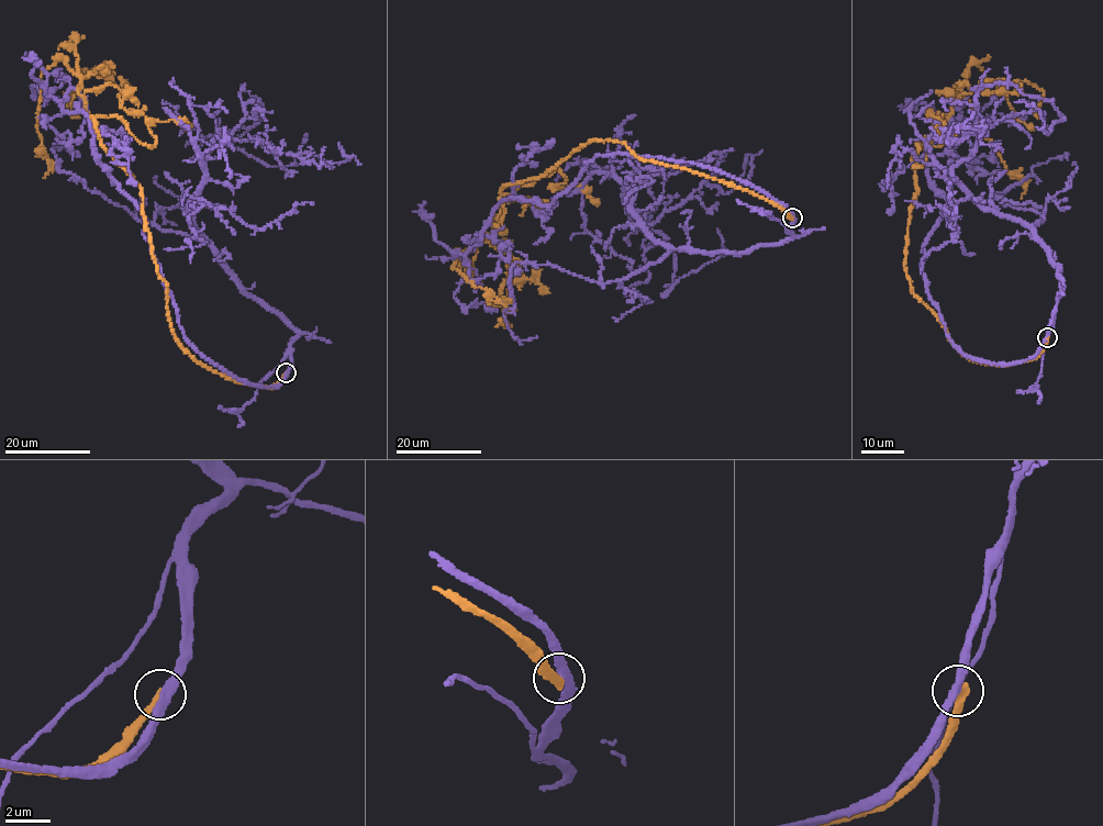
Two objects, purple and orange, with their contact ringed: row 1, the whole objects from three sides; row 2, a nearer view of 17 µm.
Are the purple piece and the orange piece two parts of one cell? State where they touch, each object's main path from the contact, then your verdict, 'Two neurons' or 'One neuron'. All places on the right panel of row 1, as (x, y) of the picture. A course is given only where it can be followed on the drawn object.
Place: (1047, 337). Course of purple: (1047, 337), (1059, 269), (951, 172), (990, 127), (984, 86), (1062, 120), (1048, 133), (1014, 101). Course of orange: (1047, 337), (1031, 359), (968, 358), (906, 274), (913, 155), (946, 137), (958, 90), (1024, 182), (1022, 198). Two neurons

